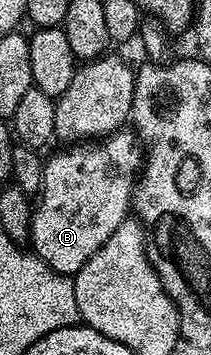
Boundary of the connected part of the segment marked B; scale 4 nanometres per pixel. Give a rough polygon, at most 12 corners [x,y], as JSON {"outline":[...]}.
{"outline":[[132,131],[41,169],[28,243],[72,277],[130,219]]}

